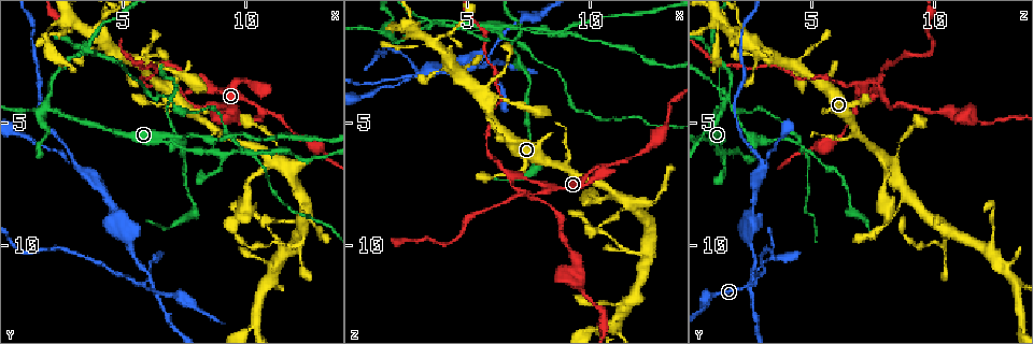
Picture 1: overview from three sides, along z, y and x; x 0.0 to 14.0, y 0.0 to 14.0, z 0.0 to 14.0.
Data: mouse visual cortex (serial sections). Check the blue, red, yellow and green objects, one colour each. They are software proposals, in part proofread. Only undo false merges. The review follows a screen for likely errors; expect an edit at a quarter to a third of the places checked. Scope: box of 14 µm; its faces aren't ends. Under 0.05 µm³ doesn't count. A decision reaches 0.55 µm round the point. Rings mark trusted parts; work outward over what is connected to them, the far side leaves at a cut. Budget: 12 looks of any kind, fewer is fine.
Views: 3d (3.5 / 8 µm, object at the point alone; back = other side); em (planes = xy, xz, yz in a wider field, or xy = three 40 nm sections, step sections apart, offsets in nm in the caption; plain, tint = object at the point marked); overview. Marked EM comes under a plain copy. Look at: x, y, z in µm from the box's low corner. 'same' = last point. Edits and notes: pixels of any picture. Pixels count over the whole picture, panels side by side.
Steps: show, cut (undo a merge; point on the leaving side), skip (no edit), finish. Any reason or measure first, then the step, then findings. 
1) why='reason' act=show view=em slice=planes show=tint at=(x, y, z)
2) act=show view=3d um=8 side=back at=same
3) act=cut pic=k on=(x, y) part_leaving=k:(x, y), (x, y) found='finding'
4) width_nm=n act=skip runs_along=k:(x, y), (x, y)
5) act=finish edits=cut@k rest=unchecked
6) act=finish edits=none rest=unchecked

why='looks like a crossing' act=show view=3d um=3.5 at=(6.1, 11.4, 2.6)

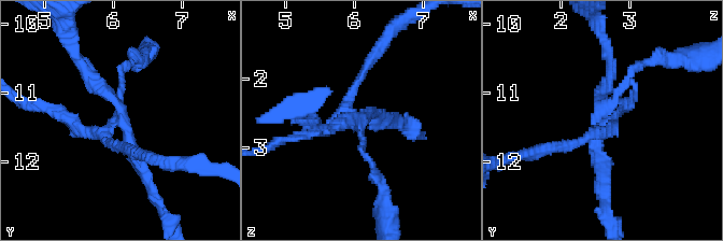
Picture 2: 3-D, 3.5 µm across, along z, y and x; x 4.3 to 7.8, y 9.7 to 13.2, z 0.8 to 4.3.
why='now the EM' act=show view=em slice=xy step=5 show=tint at=(6.05, 11.40, 2.55)

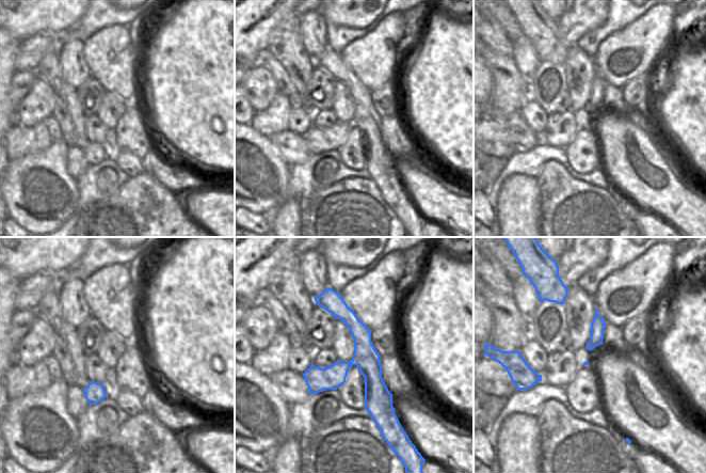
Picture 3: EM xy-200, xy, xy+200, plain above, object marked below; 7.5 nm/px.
act=cut pic=2 on=(86, 75) part_leaving=2:(118, 107), (88, 78), (69, 31) found='a second cell is stuck on'

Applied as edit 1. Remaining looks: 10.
why='small branch off a trunk' act=show view=3d um=3.5 at=(12.4, 7.9, 8.9)

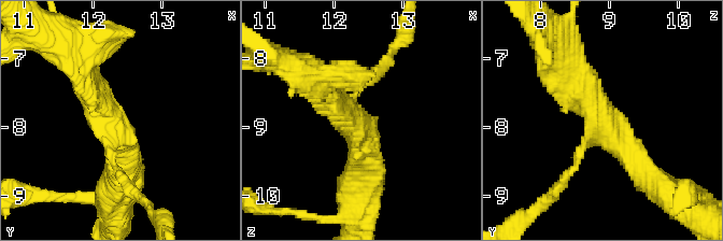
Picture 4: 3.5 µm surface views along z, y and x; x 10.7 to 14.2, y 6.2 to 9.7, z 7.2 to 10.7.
arms=3 arm_widths_nm=150,350,400 why='need the tissue' act=show view=em slice=planes show=tint at=(12.30, 7.95, 8.90)

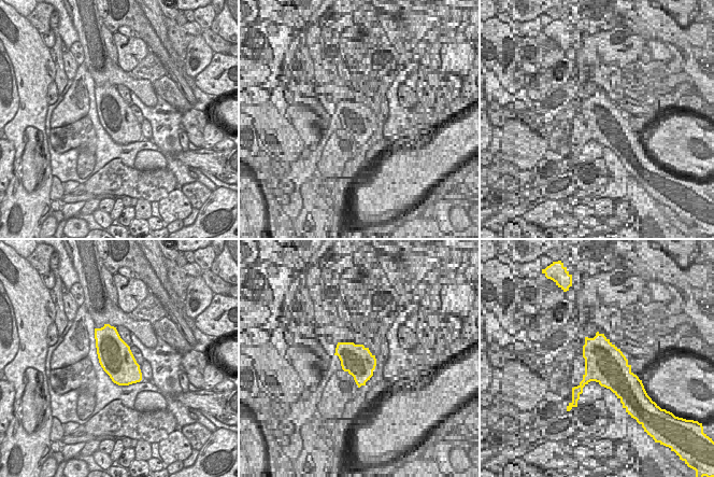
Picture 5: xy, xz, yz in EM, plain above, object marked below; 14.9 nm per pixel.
act=skip runs_along=4:(571, 67), (605, 126), (652, 180) found='continuous, no second cell'

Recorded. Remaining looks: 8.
why='narrows sharply' act=show view=3d um=3.5 at=(12.3, 10.4, 10.4)

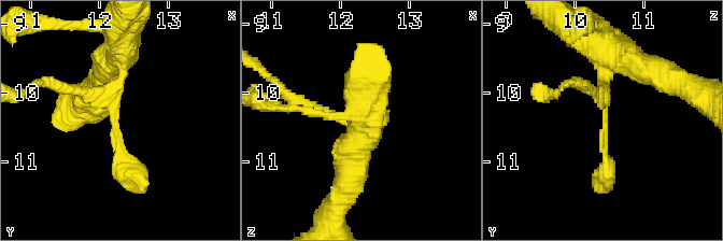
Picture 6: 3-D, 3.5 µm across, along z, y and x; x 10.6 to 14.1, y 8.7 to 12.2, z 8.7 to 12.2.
why='shape alone is not enough' act=show view=em slice=xy step=1 show=tint at=(12.20, 10.40, 10.45)

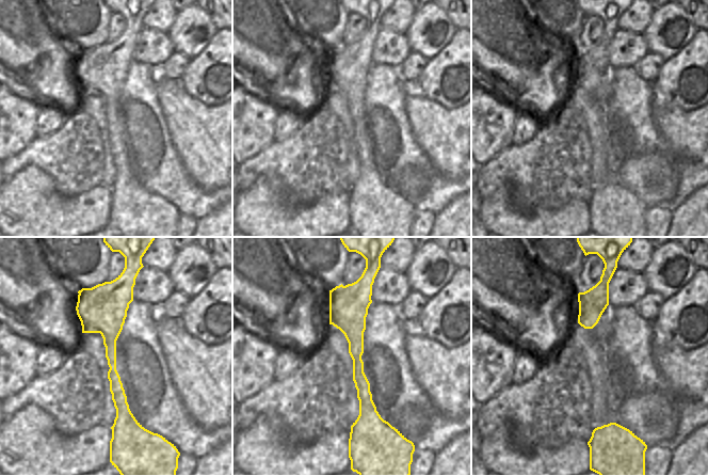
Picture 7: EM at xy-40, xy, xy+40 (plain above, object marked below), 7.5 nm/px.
act=skip found='one cell here'

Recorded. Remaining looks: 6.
why='calibre changes' act=show view=3d um=8 at=(11.0, 11.5, 13.3)

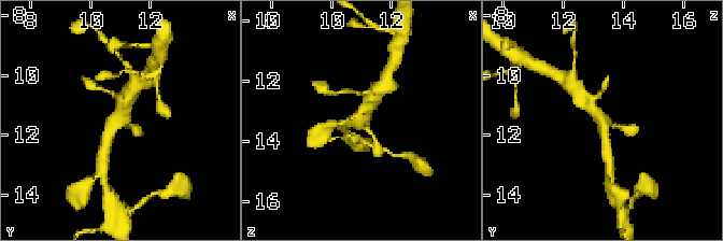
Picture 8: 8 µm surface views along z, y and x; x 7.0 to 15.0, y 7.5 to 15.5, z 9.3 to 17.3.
arms=3 arm_widths_nm=150,300,400 why='need the tissue' act=show view=em slice=xy step=2 show=tint at=(10.9, 11.5, 13.3)

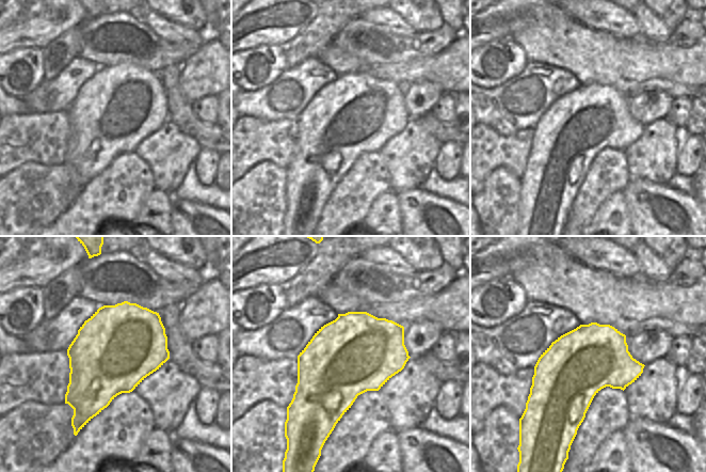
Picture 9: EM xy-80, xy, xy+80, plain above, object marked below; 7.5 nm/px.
act=skip found='one cell here'

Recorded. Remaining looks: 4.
why='abrupt turn' act=show view=3d um=3.5 side=back at=(1.9, 4.4, 1.2)

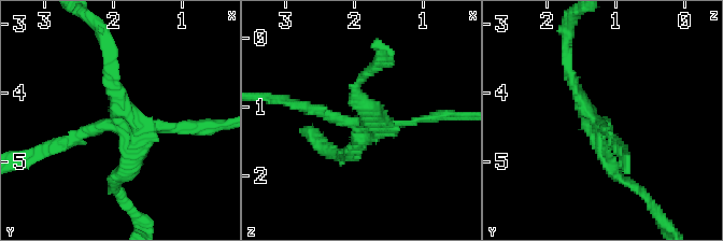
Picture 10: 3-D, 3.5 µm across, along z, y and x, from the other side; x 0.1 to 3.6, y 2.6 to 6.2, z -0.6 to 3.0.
arm_widths_nm=100,150,150,250 act=cut pic=10 on=(121, 89) part_leaving=10:(121, 119), (100, 30) found='two cells meet here'

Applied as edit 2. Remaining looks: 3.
act=finish edits=cut@2,cut@10 rest=unchecked

